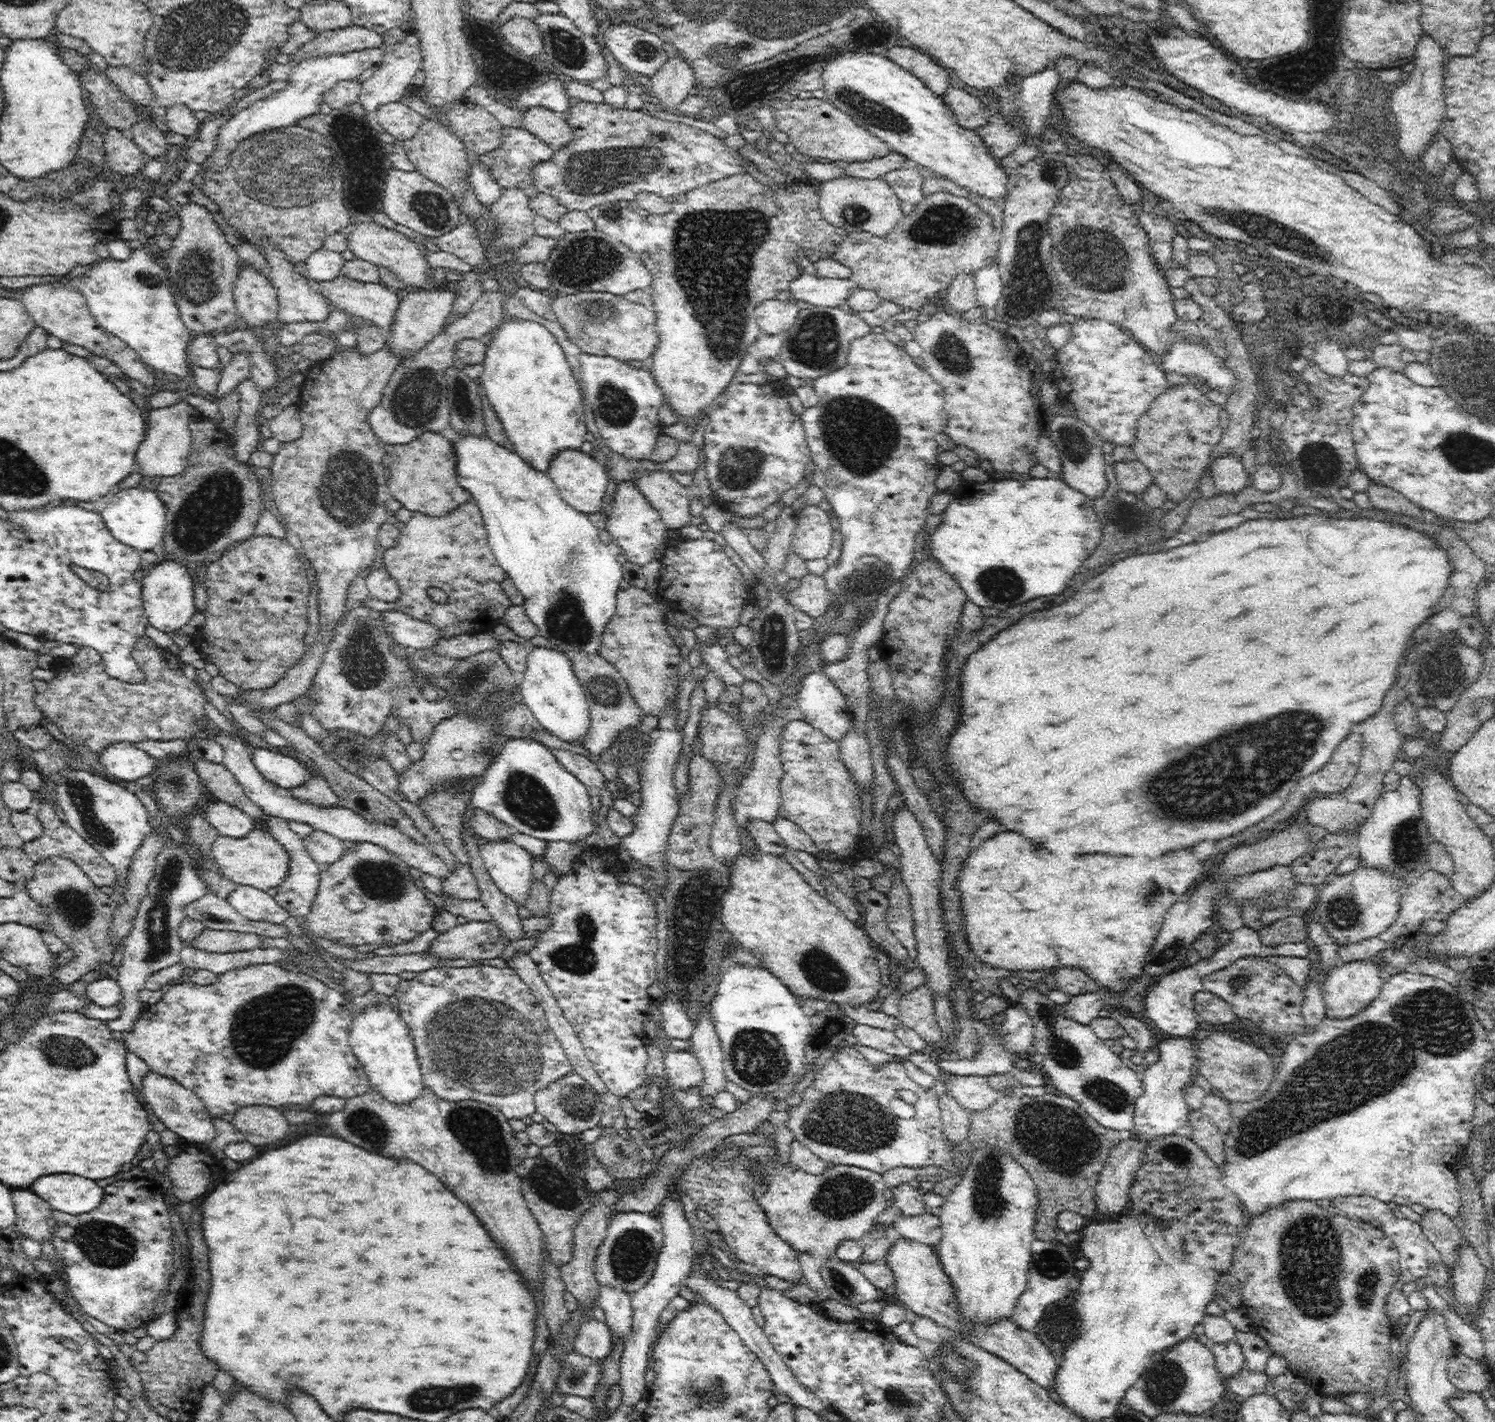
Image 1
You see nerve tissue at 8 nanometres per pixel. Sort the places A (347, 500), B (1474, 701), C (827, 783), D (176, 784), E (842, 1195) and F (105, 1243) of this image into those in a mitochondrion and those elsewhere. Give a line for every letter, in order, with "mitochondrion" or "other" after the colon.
A: mitochondrion
B: mitochondrion
C: mitochondrion
D: mitochondrion
E: mitochondrion
F: mitochondrion

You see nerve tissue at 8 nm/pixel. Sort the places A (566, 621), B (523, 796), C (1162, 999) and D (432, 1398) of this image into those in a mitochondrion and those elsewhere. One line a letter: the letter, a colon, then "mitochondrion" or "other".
A: mitochondrion
B: mitochondrion
C: other
D: mitochondrion

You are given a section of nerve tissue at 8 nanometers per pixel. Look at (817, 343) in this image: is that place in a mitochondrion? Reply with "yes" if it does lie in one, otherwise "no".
yes

